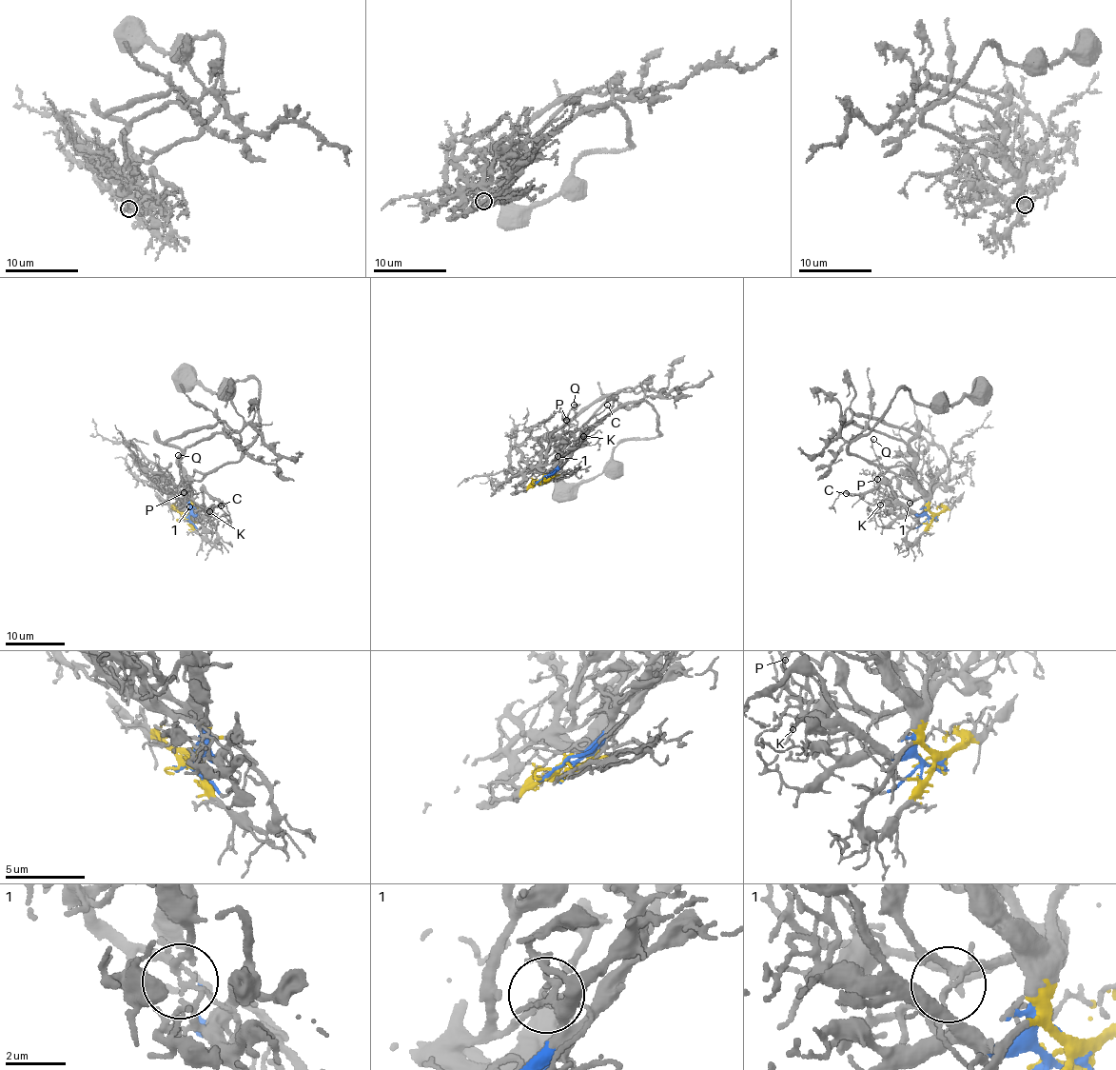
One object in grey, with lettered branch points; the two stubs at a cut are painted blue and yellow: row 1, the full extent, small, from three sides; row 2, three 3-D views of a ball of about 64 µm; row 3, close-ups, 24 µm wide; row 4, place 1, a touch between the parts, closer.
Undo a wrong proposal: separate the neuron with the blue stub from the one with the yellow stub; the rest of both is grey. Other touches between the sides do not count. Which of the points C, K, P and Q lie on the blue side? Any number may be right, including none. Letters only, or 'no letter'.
C, K, P, Q

